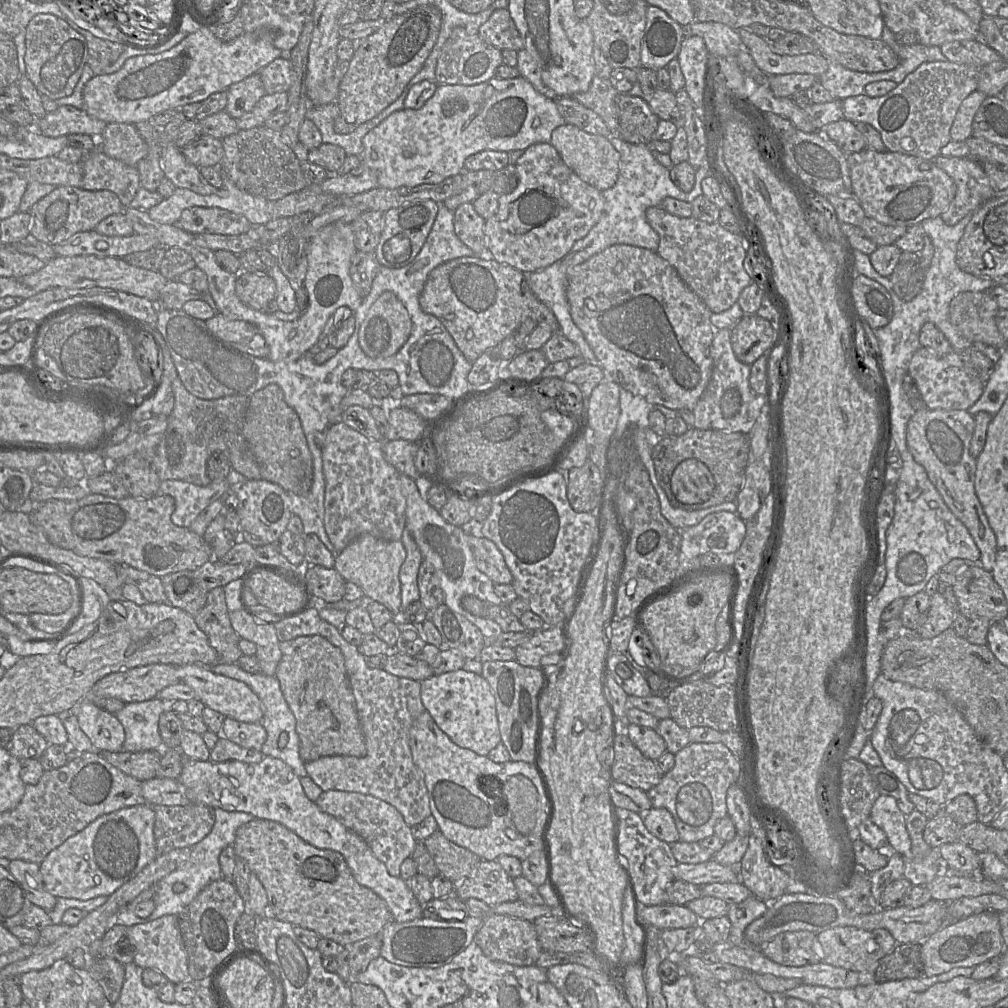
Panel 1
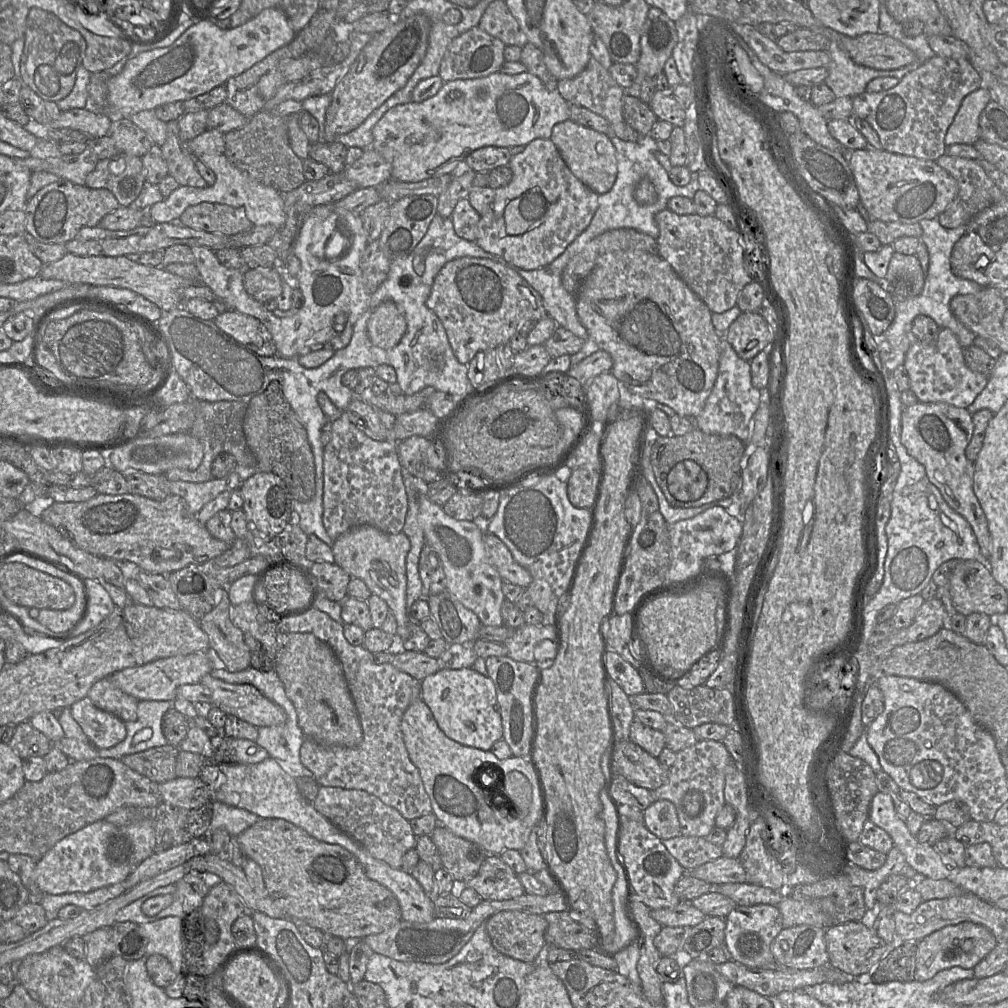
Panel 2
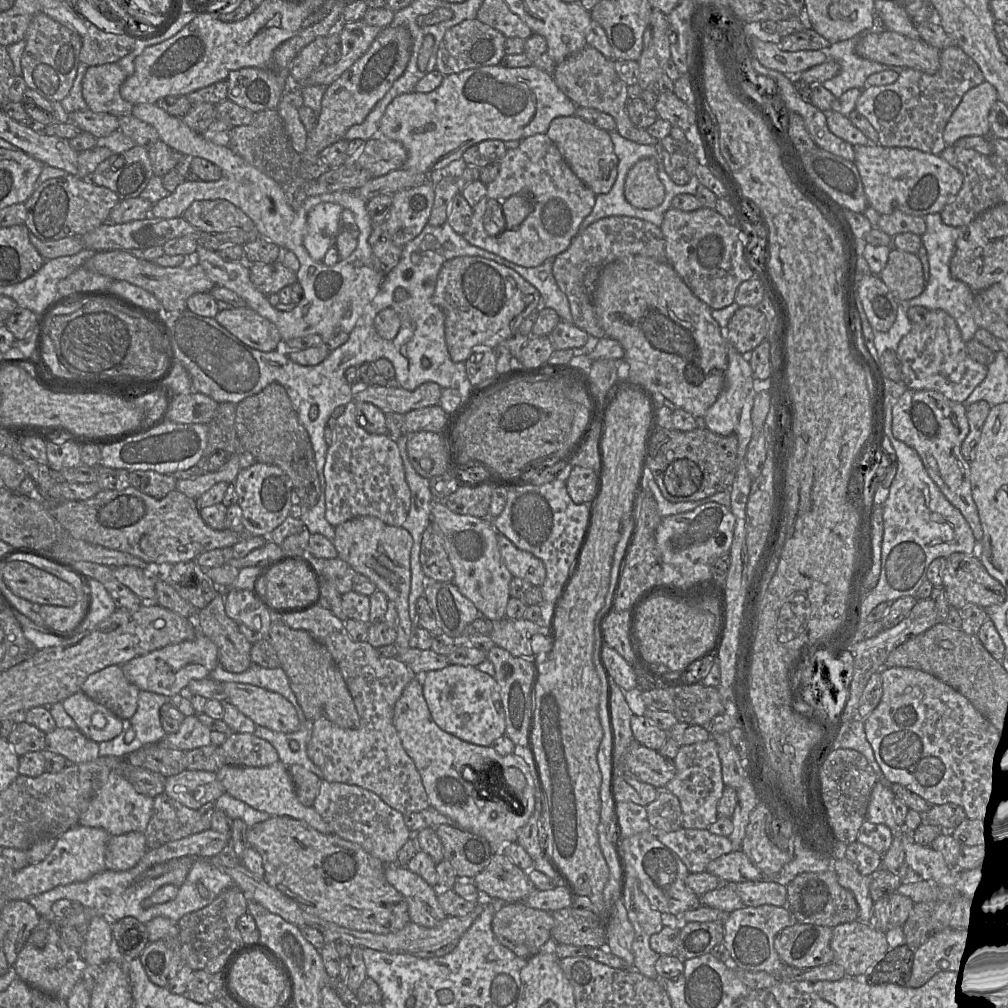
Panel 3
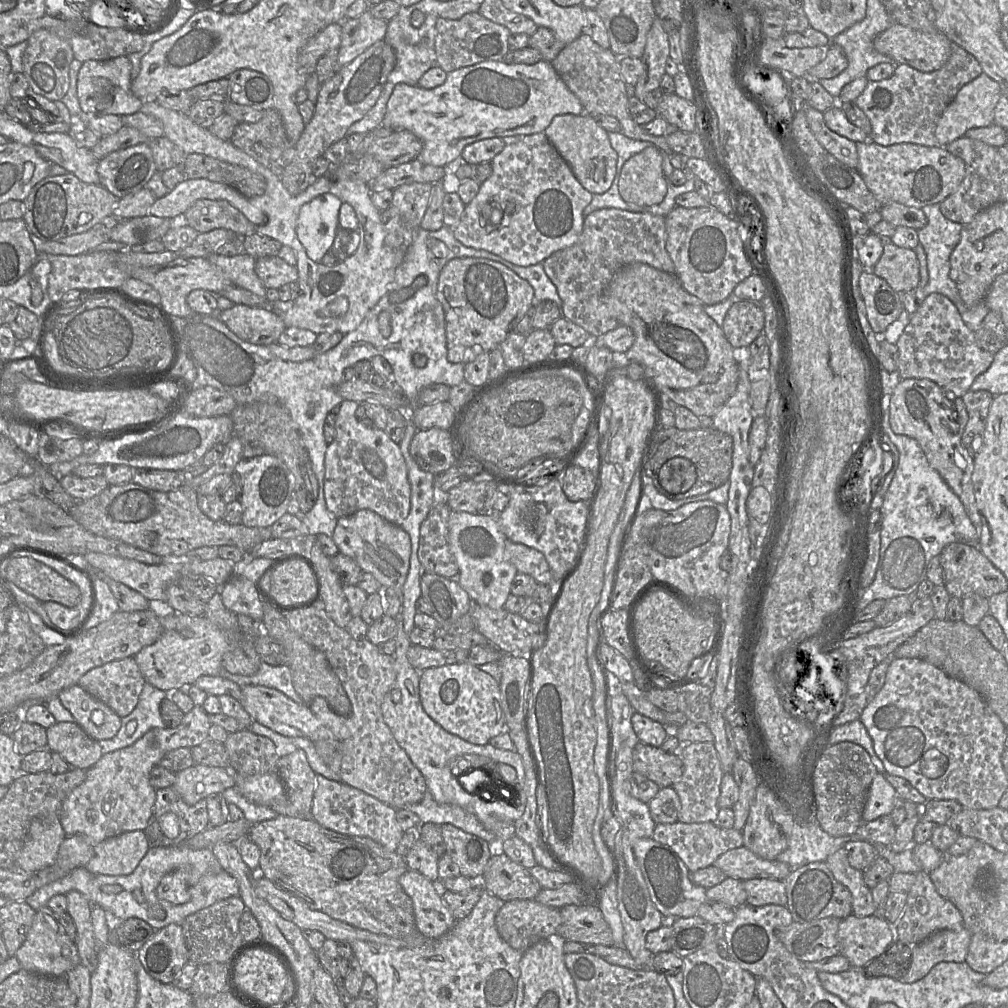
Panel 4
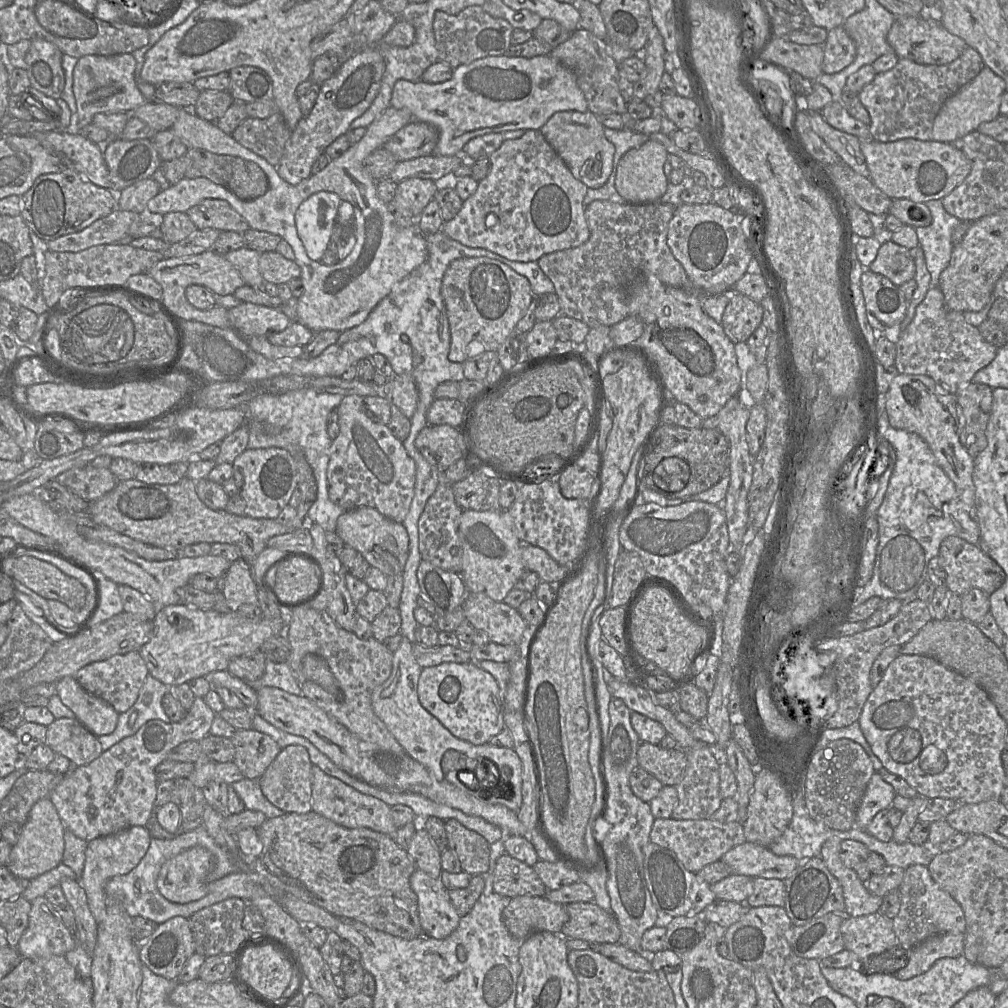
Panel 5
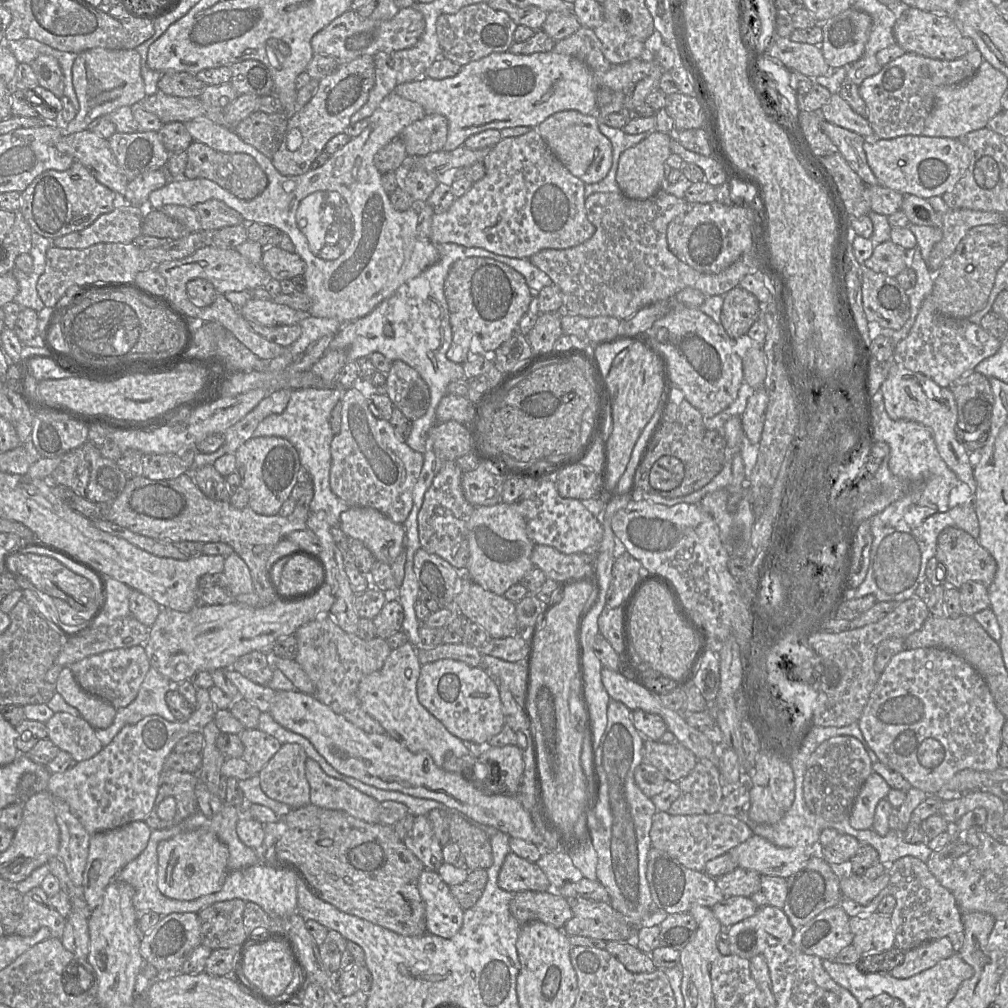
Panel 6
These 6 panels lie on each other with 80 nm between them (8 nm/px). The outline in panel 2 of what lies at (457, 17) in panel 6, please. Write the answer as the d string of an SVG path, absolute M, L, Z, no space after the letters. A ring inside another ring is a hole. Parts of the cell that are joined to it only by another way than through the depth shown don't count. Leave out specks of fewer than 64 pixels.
M473 27L448 44L438 75L443 82L487 77L500 71L504 48L501 40Z

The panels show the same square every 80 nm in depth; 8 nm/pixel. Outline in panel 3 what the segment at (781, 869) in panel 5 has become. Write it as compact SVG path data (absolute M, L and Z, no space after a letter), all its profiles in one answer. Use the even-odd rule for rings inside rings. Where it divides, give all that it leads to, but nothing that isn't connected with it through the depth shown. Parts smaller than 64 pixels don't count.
M735 850L711 861L706 870L722 883L759 881L764 878L742 850Z

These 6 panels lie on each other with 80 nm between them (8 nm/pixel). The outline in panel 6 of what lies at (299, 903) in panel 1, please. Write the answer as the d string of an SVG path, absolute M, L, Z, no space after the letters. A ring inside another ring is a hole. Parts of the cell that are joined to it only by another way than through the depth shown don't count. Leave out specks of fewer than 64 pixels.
M310 803L292 809L276 822L265 824L264 842L257 852L259 862L294 869L314 895L347 914L403 936L422 936L427 933L425 905L418 890L418 879L425 868L392 826L368 823L343 811L321 808Z

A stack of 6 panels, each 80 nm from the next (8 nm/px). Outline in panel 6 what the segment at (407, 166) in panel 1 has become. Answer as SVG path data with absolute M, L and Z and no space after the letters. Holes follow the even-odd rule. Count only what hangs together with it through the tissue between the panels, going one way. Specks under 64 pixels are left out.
M506 51L463 65L453 77L438 80L423 76L397 85L394 92L420 104L426 115L446 117L448 134L443 150L451 151L464 145L471 135L487 129L536 128L549 116L565 110L596 115L599 88L623 91L630 83L630 62L612 65L608 71L596 73L583 61L570 55L553 51L521 55Z

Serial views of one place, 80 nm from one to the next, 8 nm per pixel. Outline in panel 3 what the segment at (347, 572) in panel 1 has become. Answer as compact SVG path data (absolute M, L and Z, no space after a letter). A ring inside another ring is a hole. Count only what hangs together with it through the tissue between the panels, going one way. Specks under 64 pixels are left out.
M360 516L335 527L332 541L338 558L349 564L357 574L369 578L392 601L398 613L397 638L395 645L398 655L409 647L411 620L409 618L408 597L411 586L410 554L413 546L411 534L401 527L391 526L374 516Z

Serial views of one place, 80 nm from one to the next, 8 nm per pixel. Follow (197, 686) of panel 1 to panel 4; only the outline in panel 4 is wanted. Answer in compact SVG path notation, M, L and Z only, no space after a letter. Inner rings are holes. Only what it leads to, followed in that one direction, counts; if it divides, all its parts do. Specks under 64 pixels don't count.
M255 685L242 686L240 703L253 721L280 735L303 737L314 743L320 740L334 739L333 733L314 715L309 705L296 703L274 688Z

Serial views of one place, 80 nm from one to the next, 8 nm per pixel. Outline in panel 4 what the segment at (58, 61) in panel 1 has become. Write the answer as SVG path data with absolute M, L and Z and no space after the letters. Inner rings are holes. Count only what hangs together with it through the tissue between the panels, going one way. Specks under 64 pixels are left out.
M39 29L28 38L28 46L22 56L23 73L29 87L51 101L62 100L69 89L69 69L74 60L70 43L47 29Z

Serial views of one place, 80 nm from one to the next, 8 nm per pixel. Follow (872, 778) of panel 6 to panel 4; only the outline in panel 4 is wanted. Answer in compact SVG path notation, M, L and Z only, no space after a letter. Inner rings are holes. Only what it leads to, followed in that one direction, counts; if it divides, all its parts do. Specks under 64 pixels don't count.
M877 773L868 792L862 814L863 822L871 822L881 816L890 815L896 799L896 790L882 774Z

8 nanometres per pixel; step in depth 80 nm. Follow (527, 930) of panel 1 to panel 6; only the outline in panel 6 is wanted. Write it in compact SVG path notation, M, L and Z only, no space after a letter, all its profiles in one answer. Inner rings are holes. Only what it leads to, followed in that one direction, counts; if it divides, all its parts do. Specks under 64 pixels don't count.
M551 884L548 891L515 893L509 910L520 925L540 921L558 929L562 929L573 916L569 900L556 894L556 889L552 889Z

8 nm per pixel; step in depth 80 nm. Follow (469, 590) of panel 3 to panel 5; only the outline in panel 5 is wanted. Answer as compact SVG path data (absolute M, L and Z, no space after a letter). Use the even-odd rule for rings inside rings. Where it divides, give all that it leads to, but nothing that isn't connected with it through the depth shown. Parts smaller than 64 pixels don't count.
M463 510L459 524L462 546L461 577L470 592L484 593L497 602L505 602L517 609L529 596L514 588L525 571L522 543L519 540L508 510Z

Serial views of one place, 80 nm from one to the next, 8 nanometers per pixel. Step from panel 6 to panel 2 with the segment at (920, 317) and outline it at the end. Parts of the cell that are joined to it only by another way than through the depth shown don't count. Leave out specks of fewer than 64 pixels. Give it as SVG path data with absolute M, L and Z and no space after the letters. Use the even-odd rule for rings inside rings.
M947 328L940 329L935 343L915 341L905 355L905 367L910 390L923 403L947 403L958 408L970 406L983 391L988 376L973 372L968 368L963 356L963 348L953 332Z

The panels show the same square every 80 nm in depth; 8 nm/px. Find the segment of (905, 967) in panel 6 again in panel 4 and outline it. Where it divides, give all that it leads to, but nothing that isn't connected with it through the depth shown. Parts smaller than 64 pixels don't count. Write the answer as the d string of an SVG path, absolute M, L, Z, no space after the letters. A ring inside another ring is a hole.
M965 927L935 932L912 946L910 968L899 981L914 983L925 977L940 962L966 962L970 941L971 934Z

